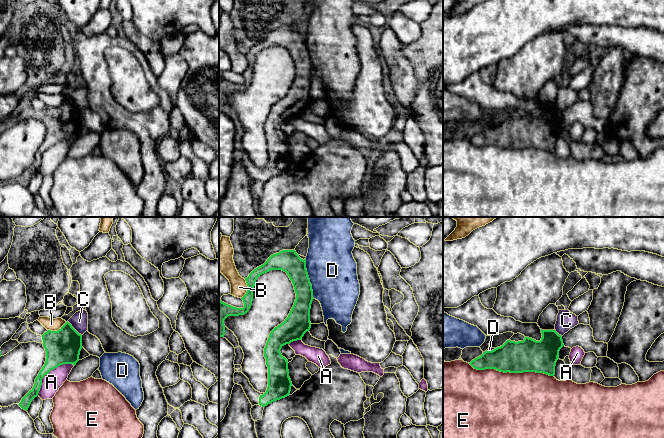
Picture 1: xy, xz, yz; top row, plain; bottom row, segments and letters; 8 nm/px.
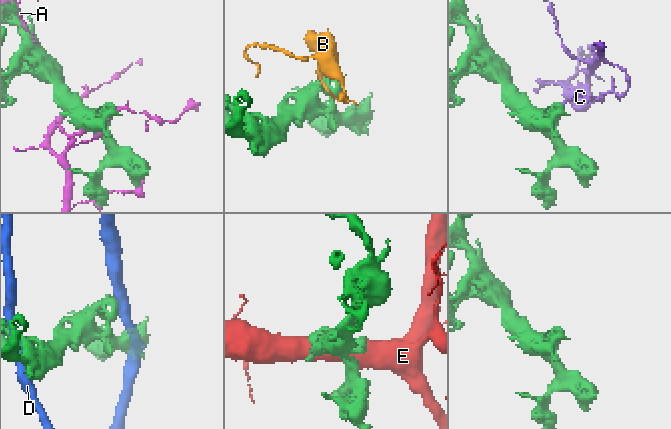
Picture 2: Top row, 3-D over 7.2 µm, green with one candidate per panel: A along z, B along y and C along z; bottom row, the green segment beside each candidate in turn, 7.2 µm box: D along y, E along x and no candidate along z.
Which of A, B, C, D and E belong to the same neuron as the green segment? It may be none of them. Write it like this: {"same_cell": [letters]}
{"same_cell": []}

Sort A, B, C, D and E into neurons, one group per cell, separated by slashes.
A / B / C / D / E

